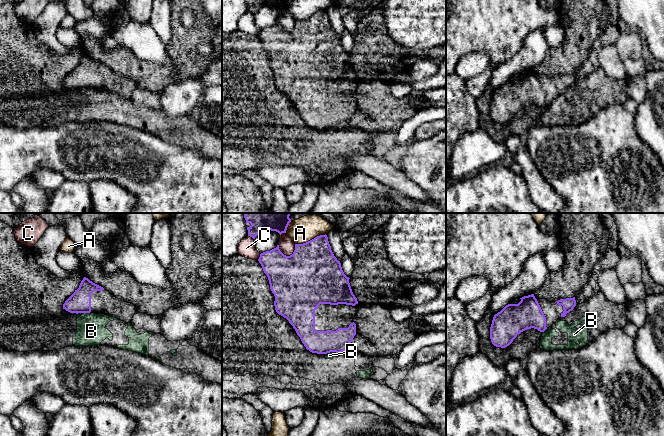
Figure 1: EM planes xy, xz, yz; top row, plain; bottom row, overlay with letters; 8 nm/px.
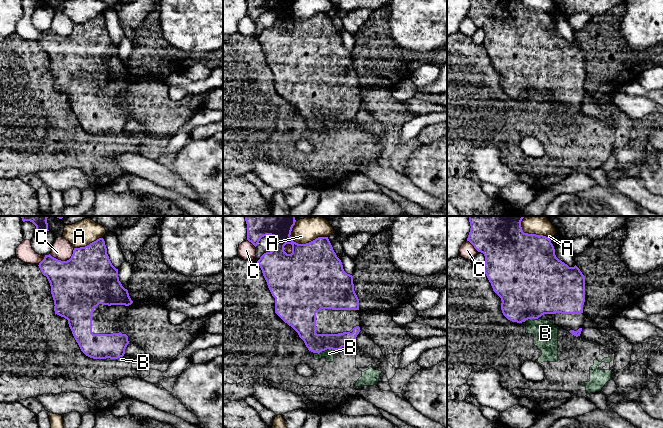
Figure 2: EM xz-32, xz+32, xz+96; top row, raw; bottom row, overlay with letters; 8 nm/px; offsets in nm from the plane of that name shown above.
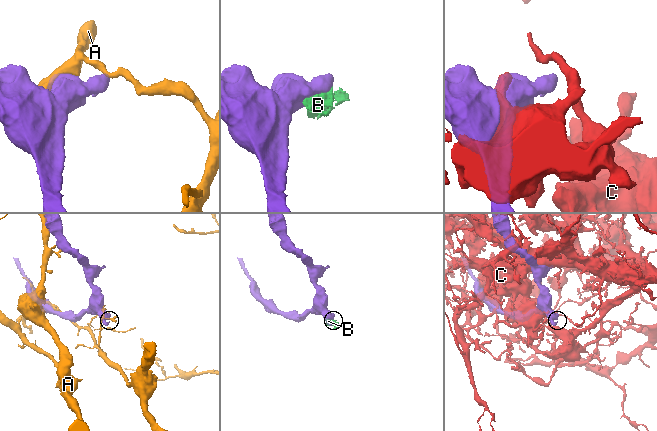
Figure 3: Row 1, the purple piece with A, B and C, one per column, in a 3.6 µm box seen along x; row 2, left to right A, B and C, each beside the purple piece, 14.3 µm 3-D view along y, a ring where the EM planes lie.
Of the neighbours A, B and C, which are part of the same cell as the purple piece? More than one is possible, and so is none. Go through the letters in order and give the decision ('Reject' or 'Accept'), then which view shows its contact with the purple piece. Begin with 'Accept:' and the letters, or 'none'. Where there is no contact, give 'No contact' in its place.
Accept: none
A: Reject. Touches purple in xz
B: Reject. Touches purple in xy
C: Reject. Touches purple in xz

